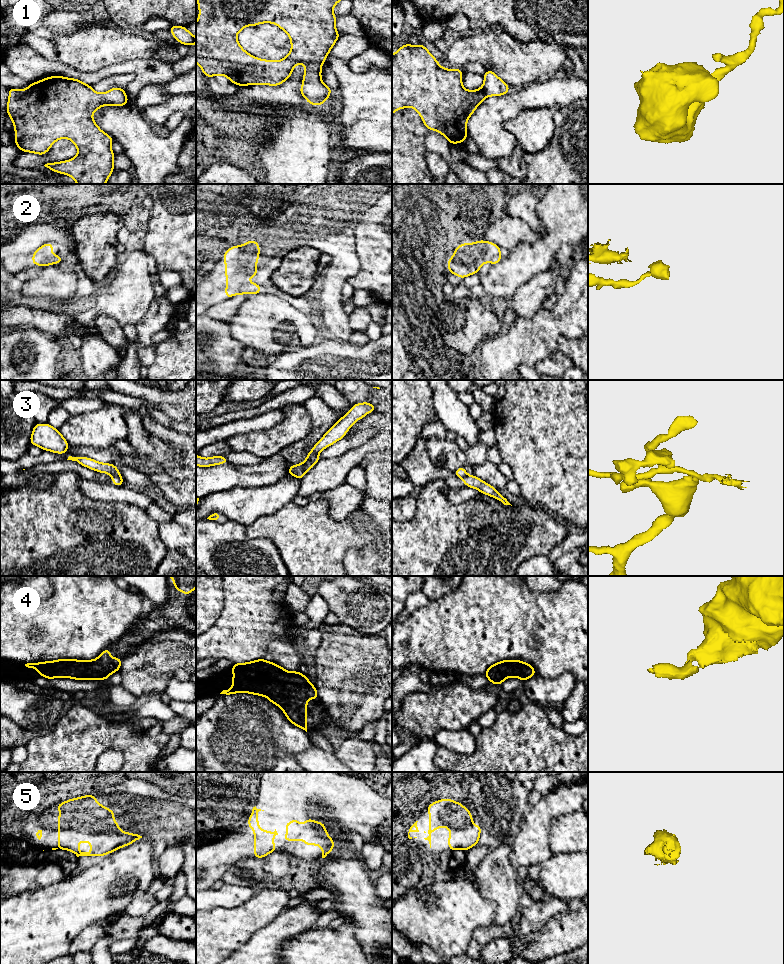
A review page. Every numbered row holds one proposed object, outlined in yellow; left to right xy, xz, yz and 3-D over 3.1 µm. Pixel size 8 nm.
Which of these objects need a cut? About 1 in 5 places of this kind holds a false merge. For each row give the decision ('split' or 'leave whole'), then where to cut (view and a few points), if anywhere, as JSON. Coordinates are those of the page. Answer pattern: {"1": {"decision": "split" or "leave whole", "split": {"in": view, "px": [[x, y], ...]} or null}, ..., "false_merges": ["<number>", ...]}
{"1": {"decision": "leave whole", "split": null}, "2": {"decision": "leave whole", "split": null}, "3": {"decision": "split", "split": {"in": "xy", "px": [[113, 475], [121, 477]]}}, "4": {"decision": "leave whole", "split": null}, "5": {"decision": "leave whole", "split": null}, "false_merges": ["3"]}

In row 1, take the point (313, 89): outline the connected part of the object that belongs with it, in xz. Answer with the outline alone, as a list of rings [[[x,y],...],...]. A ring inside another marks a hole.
[[[197,0],[199,17],[196,23],[196,63],[201,67],[204,75],[223,75],[229,81],[238,85],[271,85],[278,86],[290,78],[297,64],[304,64],[306,70],[300,94],[309,105],[324,105],[329,98],[332,88],[326,86],[321,79],[322,64],[325,62],[330,50],[340,37],[335,23],[337,17],[333,14],[333,7],[340,0]],[[261,23],[273,23],[285,31],[290,37],[291,51],[278,61],[255,58],[247,53],[239,44],[236,36],[246,26],[256,26]]]

